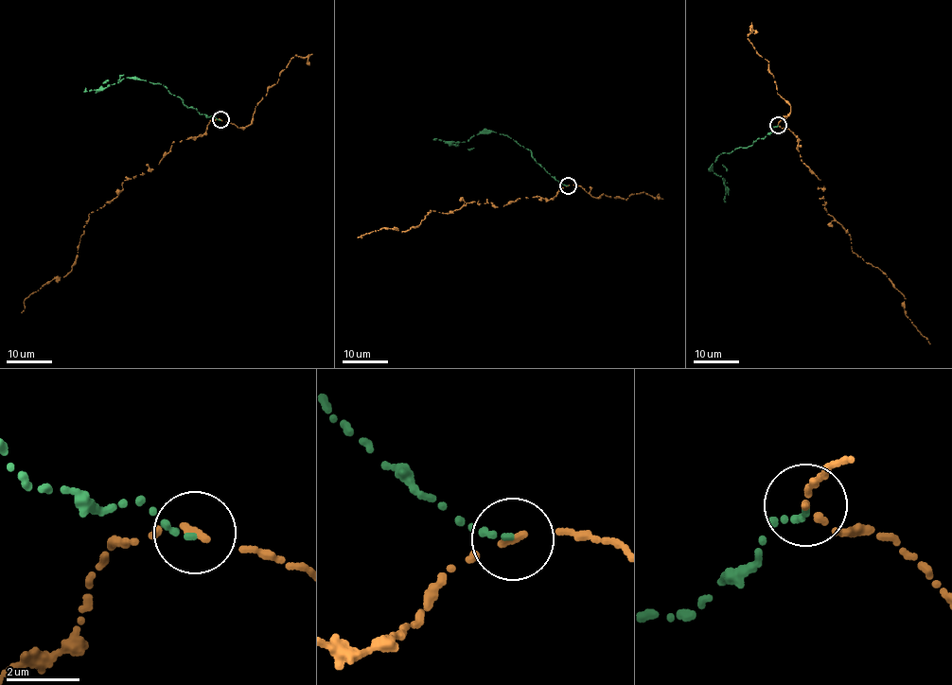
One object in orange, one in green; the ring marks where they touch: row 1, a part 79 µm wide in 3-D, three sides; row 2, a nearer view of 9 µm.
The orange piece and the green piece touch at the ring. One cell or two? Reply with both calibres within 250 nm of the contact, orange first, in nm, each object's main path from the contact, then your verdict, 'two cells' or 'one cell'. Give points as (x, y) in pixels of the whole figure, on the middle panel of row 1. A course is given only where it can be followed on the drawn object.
130/130 nm | orange via (568, 186), (549, 200), (431, 210), (404, 231), (383, 227), (358, 237) | green via (568, 185), (558, 182), (536, 162), (530, 150), (495, 131), (477, 134), (462, 142), (434, 139) | two cells

